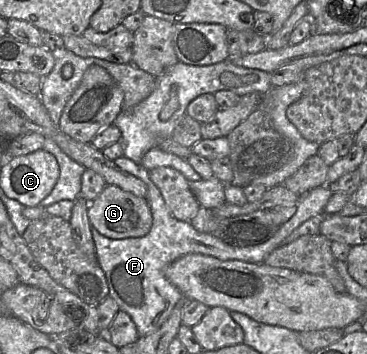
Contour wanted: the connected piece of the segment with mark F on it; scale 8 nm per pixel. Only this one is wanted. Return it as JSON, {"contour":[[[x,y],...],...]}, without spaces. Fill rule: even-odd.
{"contour":[[[126,156],[113,161],[119,168],[136,176],[147,185],[146,199],[152,213],[152,227],[149,233],[143,237],[110,239],[91,226],[92,237],[99,265],[107,279],[109,297],[117,302],[120,310],[127,312],[131,316],[137,326],[139,337],[146,336],[160,328],[168,319],[174,307],[184,297],[165,275],[167,266],[173,261],[190,253],[200,253],[220,260],[263,263],[265,258],[280,247],[281,242],[302,223],[313,216],[323,213],[329,198],[333,194],[327,185],[310,190],[306,195],[300,196],[295,214],[279,226],[275,234],[267,242],[253,247],[235,247],[224,243],[211,233],[197,231],[190,222],[173,217],[159,188],[150,179],[149,170],[141,164],[135,163]]]}

